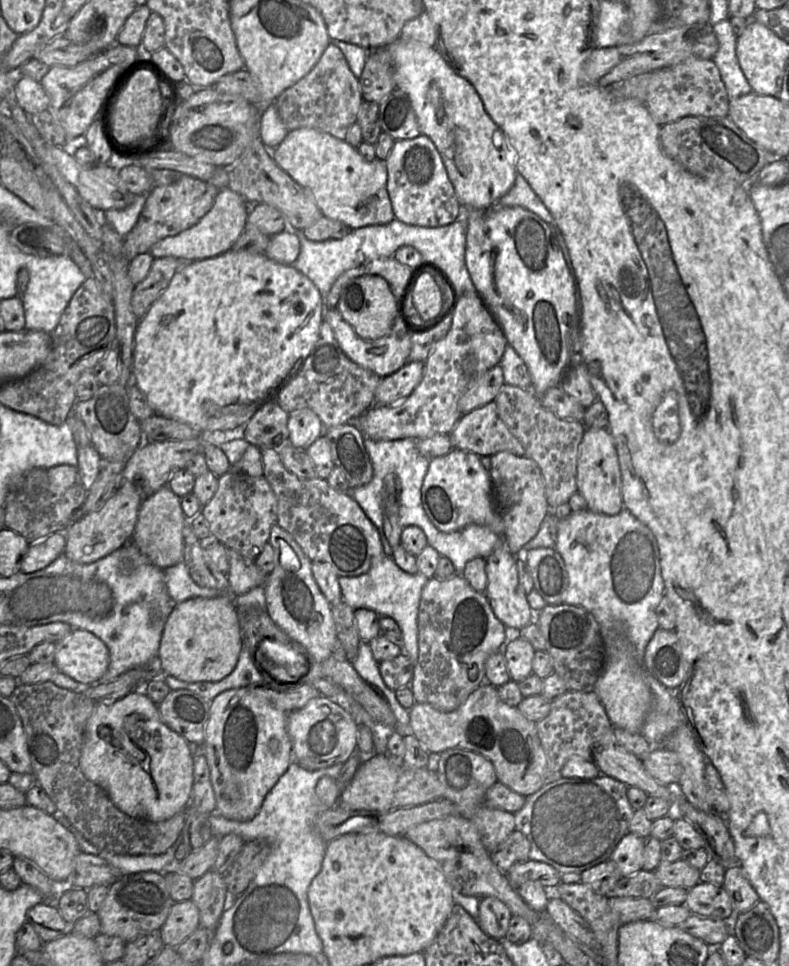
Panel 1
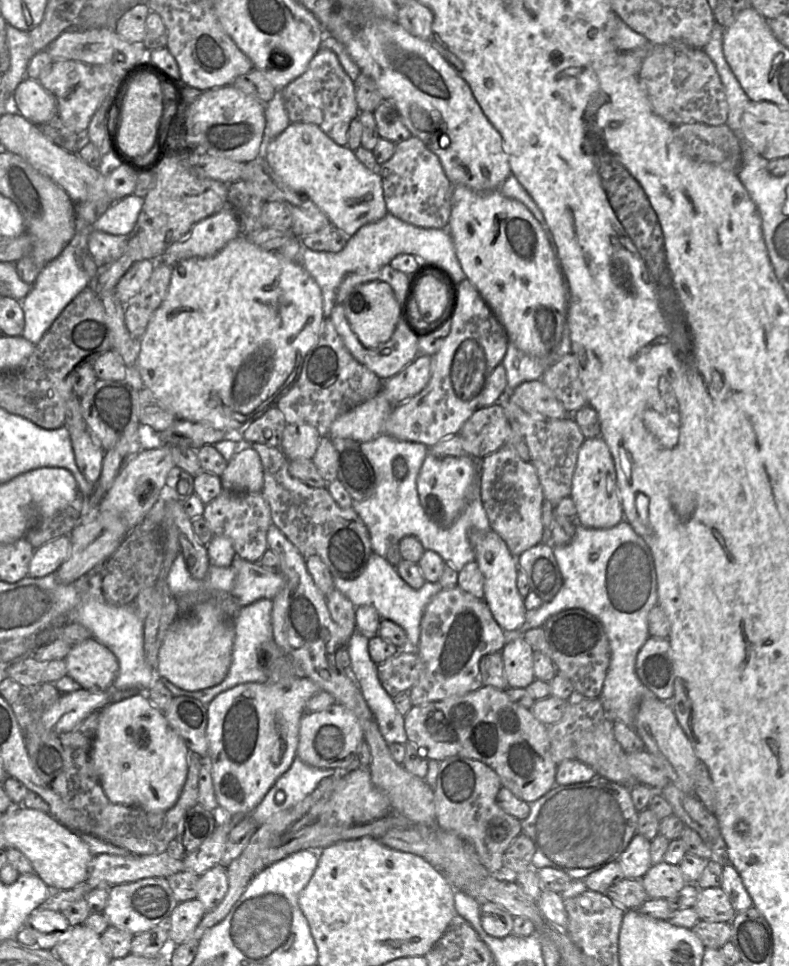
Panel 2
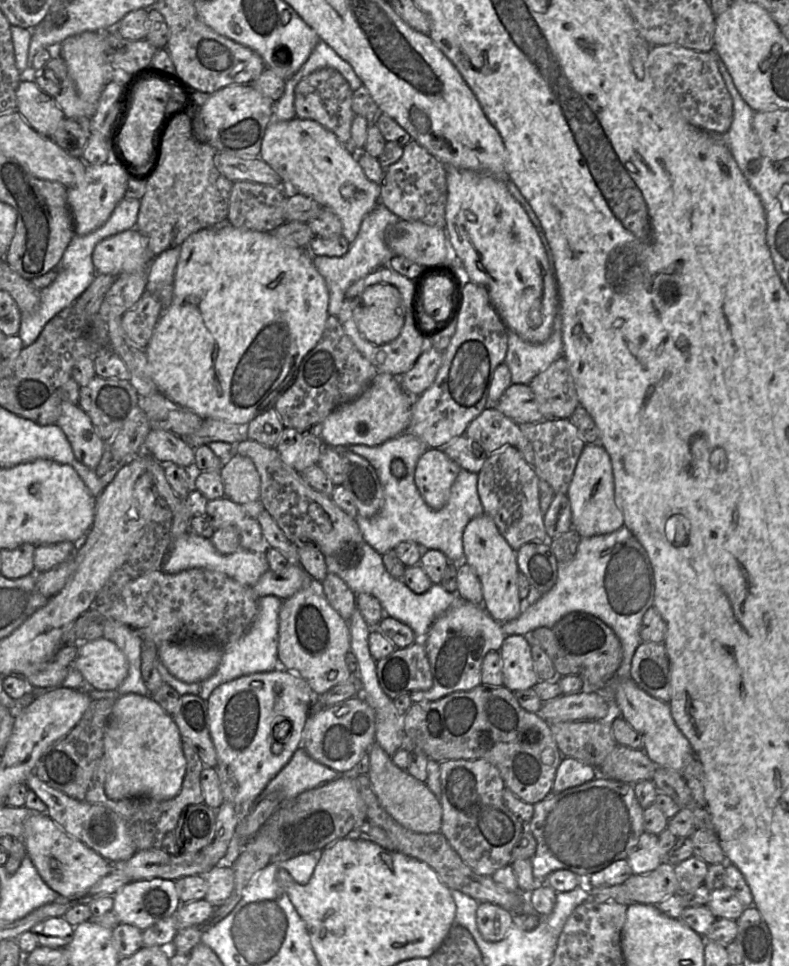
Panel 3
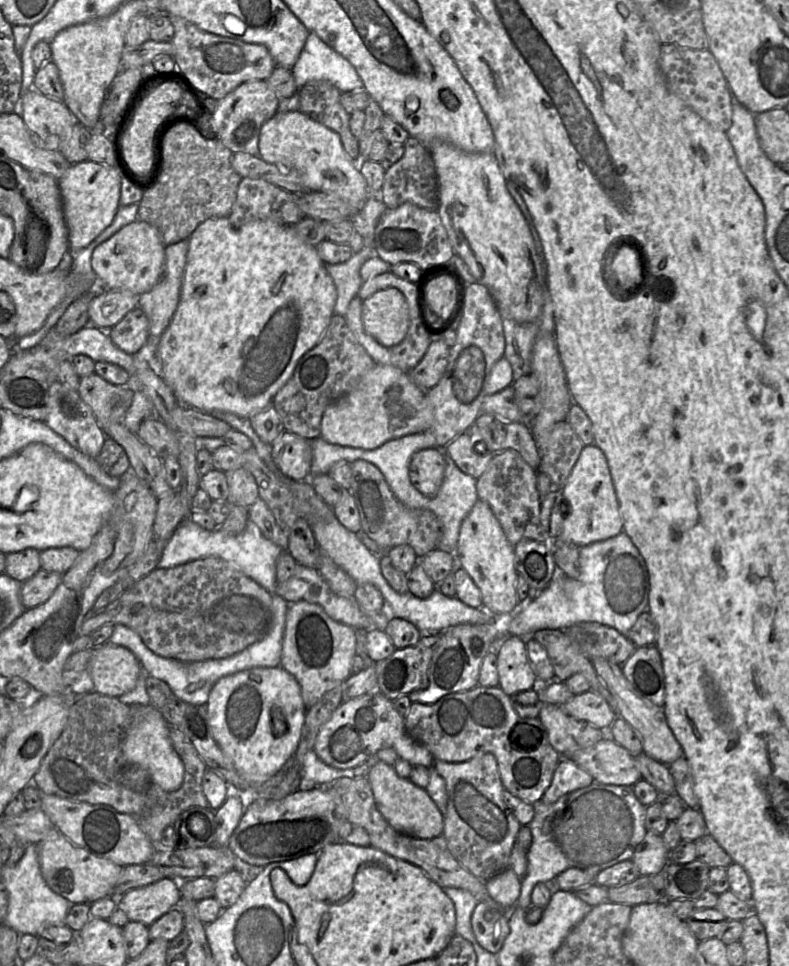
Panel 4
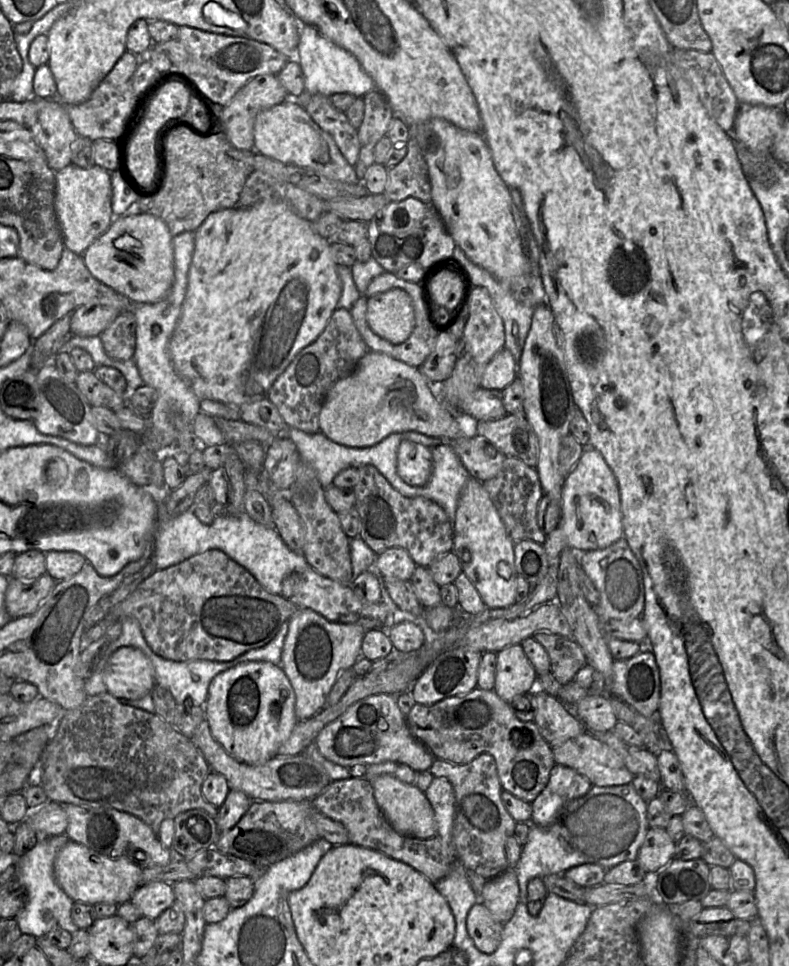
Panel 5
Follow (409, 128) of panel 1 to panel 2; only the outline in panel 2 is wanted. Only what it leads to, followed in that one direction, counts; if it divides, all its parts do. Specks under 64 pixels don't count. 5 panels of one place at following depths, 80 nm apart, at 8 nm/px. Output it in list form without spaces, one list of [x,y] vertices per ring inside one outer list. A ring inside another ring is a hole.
[[[384,100],[373,114],[381,138],[398,144],[412,137],[411,132],[403,123],[398,108],[393,102]]]

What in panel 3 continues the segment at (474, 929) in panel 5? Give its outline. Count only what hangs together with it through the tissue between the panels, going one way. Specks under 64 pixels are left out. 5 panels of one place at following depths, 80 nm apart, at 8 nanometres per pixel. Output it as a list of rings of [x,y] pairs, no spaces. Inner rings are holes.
[[[480,902],[476,912],[478,929],[486,941],[503,940],[514,924],[514,914],[489,902]]]

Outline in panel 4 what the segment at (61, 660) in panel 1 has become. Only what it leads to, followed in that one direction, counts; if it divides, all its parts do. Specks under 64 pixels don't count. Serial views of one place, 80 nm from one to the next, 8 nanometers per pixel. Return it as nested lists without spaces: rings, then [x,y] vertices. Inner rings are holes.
[[[106,642],[92,647],[92,657],[87,671],[94,682],[95,692],[119,698],[136,687],[142,667],[137,657],[129,649]]]

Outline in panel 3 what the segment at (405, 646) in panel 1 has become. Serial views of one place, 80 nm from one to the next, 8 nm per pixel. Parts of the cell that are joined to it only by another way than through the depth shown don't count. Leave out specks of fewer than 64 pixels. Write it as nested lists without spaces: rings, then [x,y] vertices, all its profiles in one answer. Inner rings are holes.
[[[367,543],[362,545],[363,556],[360,563],[353,568],[343,566],[335,557],[325,556],[328,572],[337,574],[345,581],[348,587],[357,595],[367,593],[376,597],[385,613],[385,616],[395,618],[408,625],[414,632],[417,640],[425,637],[433,622],[457,601],[463,602],[457,592],[449,593],[440,584],[432,586],[423,594],[413,593],[403,582],[395,579],[385,569],[382,556]]]

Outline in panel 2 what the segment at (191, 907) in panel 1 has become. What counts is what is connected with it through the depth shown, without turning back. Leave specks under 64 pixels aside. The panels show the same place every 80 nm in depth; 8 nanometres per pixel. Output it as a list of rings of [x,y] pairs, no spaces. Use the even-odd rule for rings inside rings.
[[[198,899],[178,903],[169,917],[169,948],[187,941],[206,913]]]

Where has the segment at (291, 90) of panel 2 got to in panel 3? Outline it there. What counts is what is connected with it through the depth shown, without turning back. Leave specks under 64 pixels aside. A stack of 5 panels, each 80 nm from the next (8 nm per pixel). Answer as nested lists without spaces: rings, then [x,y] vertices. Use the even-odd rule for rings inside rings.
[[[321,68],[304,77],[294,90],[294,109],[295,115],[301,119],[314,120],[323,127],[333,132],[340,144],[352,155],[357,155],[360,150],[357,149],[350,133],[351,122],[355,114],[352,111],[352,90],[344,77],[333,68]]]

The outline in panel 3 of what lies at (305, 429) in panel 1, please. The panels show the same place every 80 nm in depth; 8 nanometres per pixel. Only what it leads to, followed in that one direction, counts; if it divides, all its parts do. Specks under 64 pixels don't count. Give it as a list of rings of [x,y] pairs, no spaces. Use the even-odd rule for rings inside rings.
[[[284,427],[275,449],[286,465],[301,474],[307,468],[318,465],[323,446],[319,437]]]

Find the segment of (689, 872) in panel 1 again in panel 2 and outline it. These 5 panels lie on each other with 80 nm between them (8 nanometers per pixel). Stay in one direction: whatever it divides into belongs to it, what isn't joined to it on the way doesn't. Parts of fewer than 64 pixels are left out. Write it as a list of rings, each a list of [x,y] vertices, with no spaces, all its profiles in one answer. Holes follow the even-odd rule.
[[[660,862],[652,865],[642,877],[642,883],[651,899],[673,899],[688,883],[679,865]]]

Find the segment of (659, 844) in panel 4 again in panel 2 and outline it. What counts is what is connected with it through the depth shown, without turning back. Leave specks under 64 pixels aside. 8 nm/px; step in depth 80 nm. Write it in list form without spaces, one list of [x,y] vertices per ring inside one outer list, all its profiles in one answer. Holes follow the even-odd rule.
[[[636,834],[621,854],[619,862],[627,878],[642,878],[653,865],[650,856],[650,840]]]

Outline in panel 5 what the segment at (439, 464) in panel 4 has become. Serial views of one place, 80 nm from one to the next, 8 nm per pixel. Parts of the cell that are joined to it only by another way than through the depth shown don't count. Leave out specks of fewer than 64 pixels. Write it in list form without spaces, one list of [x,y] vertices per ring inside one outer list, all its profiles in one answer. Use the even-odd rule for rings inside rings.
[[[402,440],[397,450],[397,474],[410,486],[424,486],[432,473],[432,454],[428,447]]]

